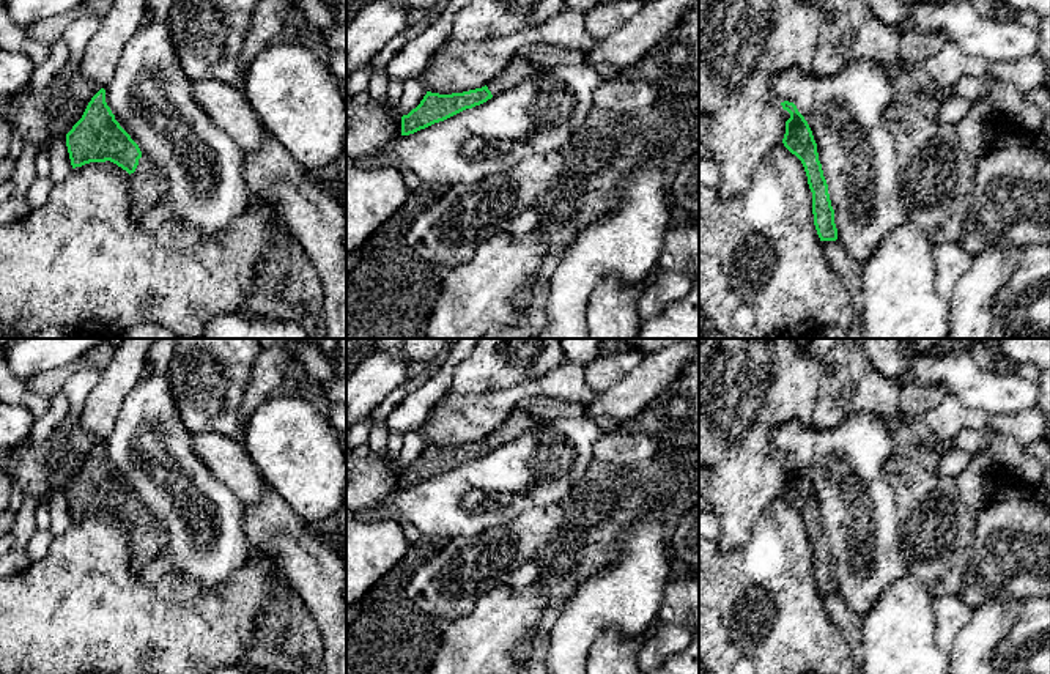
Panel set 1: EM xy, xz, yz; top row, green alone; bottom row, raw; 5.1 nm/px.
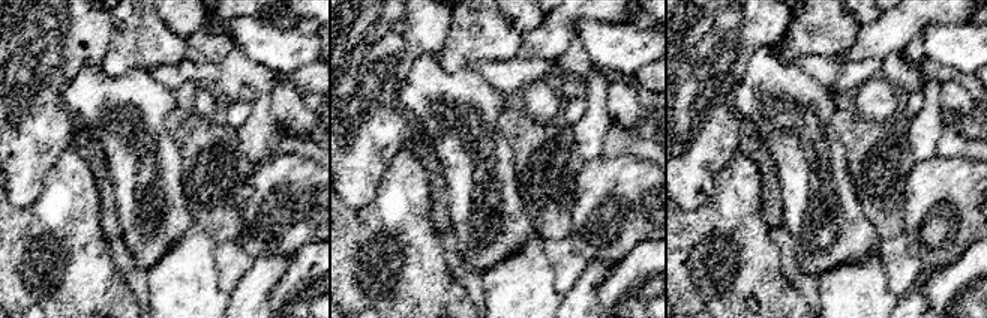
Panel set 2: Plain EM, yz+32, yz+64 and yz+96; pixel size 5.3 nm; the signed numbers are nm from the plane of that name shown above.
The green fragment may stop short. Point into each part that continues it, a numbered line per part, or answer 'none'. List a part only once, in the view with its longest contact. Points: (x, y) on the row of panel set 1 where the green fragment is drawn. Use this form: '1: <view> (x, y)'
1: xy (147, 186)

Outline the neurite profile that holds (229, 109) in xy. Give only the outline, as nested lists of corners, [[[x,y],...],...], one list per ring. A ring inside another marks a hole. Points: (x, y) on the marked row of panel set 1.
[[[214,79],[192,82],[192,90],[197,104],[211,121],[242,151],[261,148],[269,131],[242,91]]]

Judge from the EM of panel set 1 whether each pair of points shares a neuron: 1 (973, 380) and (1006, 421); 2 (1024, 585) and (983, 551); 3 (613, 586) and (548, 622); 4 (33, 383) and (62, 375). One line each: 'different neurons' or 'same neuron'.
1: different neurons
2: same neuron
3: different neurons
4: same neuron

